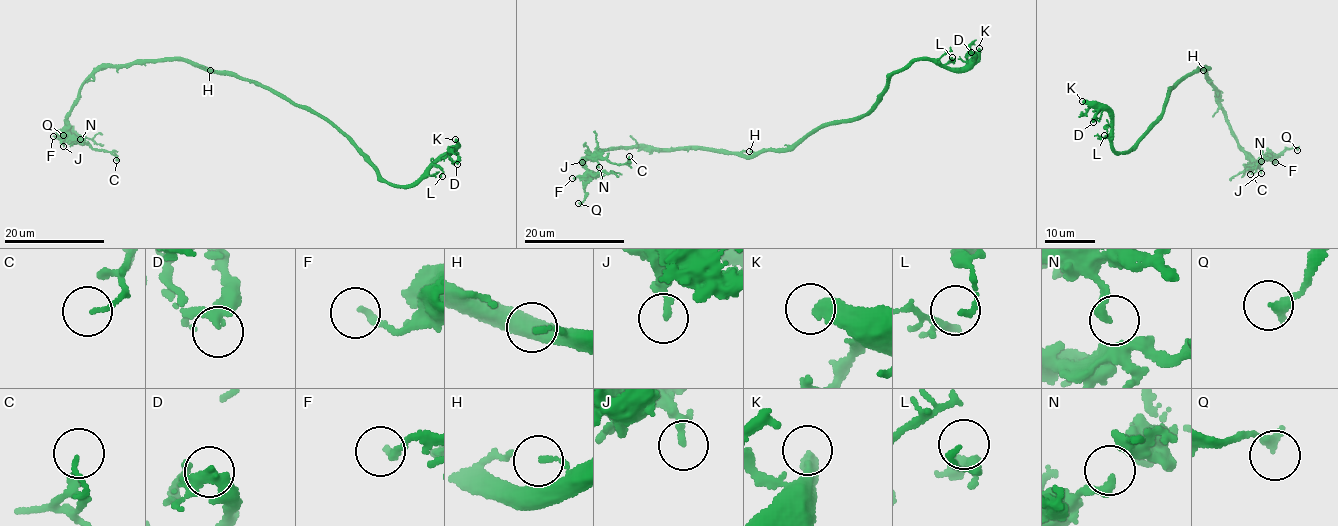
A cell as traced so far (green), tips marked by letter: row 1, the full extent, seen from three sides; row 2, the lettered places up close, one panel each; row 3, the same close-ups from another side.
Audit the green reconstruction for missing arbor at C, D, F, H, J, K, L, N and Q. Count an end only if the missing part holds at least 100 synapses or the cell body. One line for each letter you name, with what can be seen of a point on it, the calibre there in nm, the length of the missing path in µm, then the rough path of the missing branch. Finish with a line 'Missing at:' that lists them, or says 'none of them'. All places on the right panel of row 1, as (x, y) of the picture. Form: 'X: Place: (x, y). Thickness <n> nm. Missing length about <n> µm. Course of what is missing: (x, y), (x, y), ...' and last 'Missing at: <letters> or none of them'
K: Place: (1082, 101). Thickness 440 nm. Missing length about 25 µm
Missing at: K

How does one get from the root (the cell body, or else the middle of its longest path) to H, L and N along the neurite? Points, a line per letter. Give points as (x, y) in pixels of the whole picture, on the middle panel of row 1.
H: (793, 146), (749, 151)
L: (793, 146), (818, 129), (865, 114), (892, 75), (917, 59), (943, 65), (954, 61), (952, 57)
N: (793, 146), (744, 156), (699, 148), (655, 150), (611, 147), (592, 156), (599, 167)

